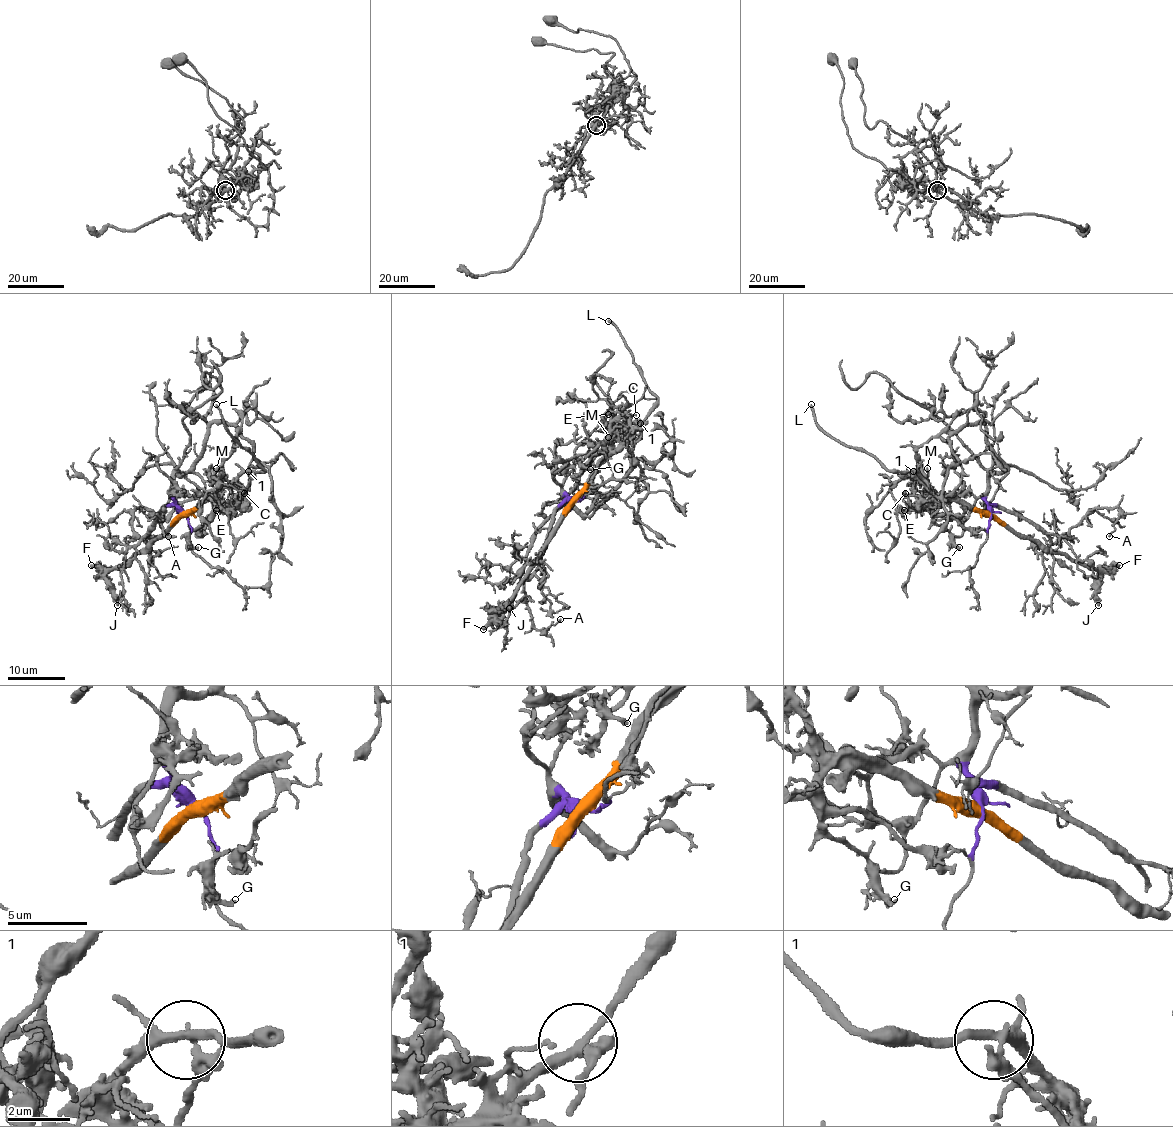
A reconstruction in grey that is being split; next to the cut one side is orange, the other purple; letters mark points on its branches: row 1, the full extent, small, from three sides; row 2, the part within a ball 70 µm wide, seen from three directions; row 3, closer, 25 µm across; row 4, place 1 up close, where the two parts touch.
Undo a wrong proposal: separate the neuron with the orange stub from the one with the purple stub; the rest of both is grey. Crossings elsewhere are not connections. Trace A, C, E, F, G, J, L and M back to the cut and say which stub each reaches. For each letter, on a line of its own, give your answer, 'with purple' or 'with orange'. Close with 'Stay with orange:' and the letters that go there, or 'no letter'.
A: with purple
C: with orange
E: with orange
F: with orange
G: with orange
J: with orange
L: with orange
M: with orange
Stay with orange: C, E, F, G, J, L, M

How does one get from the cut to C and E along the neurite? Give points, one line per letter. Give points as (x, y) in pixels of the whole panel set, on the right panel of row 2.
C: (990, 513), (980, 513), (950, 499), (930, 502), (905, 493)
E: (990, 513), (980, 513), (960, 503), (940, 499), (924, 509), (904, 510)

